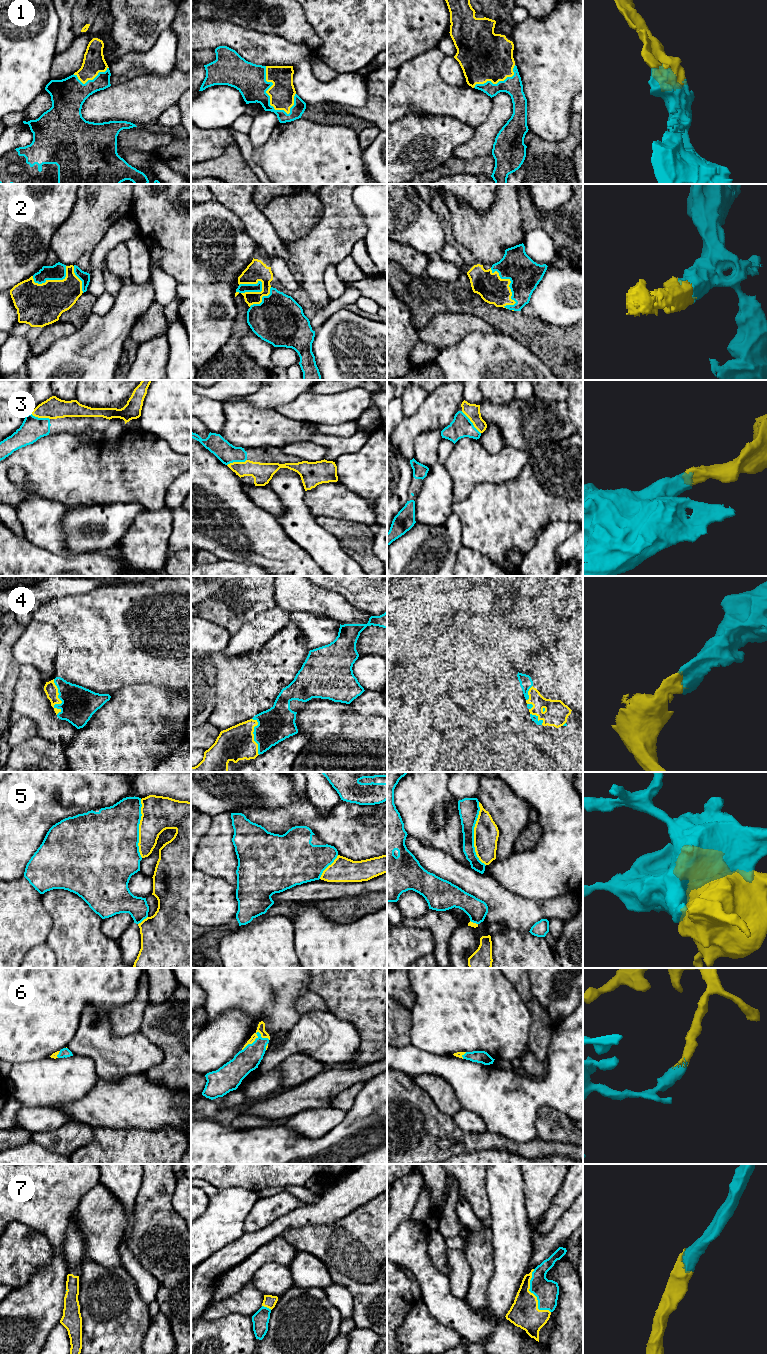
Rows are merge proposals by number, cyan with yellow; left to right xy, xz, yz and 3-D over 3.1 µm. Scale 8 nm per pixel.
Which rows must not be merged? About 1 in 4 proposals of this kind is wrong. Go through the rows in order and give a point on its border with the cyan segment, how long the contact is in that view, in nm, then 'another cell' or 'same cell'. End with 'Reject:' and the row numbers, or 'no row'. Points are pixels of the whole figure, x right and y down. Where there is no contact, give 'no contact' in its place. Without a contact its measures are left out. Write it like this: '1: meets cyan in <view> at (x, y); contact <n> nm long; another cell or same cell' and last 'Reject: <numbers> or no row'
1: meets cyan in xz at (266, 93); contact 440 nm long; same cell
2: meets cyan in yz at (511, 282); contact 360 nm long; same cell
3: meets cyan in yz at (471, 422); contact 240 nm long; same cell
4: meets cyan in xy at (60, 699); contact 280 nm long; same cell
5: meets cyan in yz at (473, 834); contact 500 nm long; same cell
6: meets cyan in xz at (257, 1035); contact 240 nm long; same cell
7: meets cyan in yz at (534, 1294); contact 380 nm long; same cell
Reject: no row

